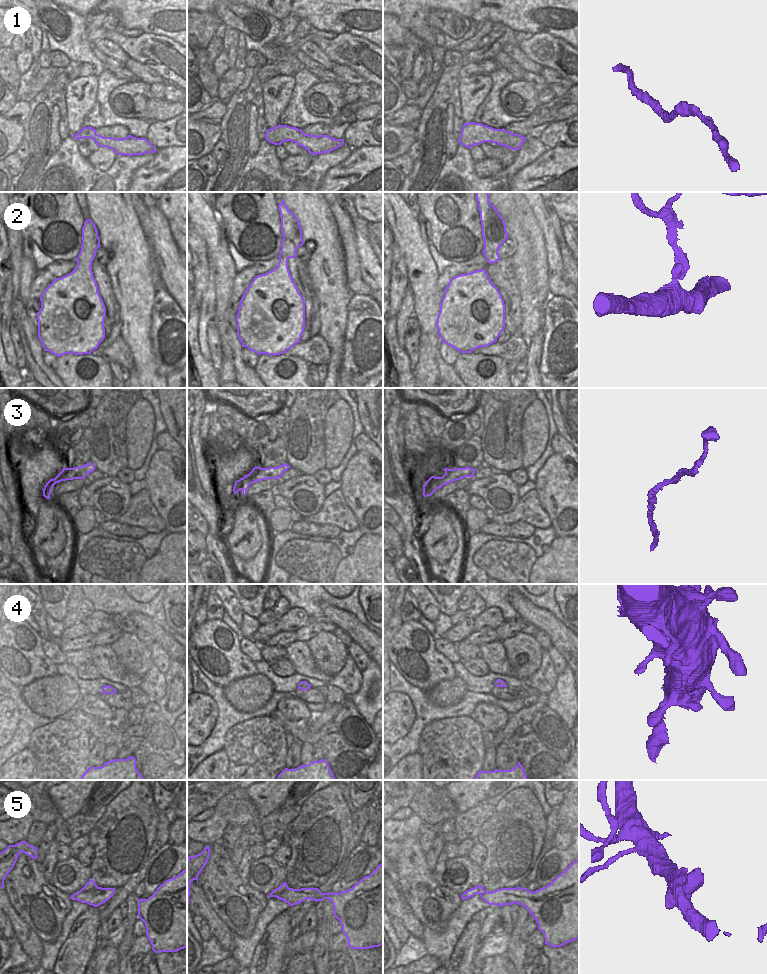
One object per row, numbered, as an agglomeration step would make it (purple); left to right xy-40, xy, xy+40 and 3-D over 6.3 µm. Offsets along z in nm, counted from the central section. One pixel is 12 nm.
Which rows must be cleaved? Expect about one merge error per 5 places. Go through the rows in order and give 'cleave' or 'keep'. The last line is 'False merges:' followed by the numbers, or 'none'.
1: keep
2: cleave
3: keep
4: keep
5: keep
False merges: 2

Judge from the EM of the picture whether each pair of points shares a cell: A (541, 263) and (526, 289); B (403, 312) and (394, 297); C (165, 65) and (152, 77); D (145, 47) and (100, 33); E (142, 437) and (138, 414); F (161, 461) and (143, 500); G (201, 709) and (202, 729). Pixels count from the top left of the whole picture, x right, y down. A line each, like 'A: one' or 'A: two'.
A: two
B: two
C: two
D: one
E: one
F: two
G: one

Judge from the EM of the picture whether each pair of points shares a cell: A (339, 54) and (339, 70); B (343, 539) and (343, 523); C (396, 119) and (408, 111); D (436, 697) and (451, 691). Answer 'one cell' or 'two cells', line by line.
A: two cells
B: two cells
C: one cell
D: one cell

